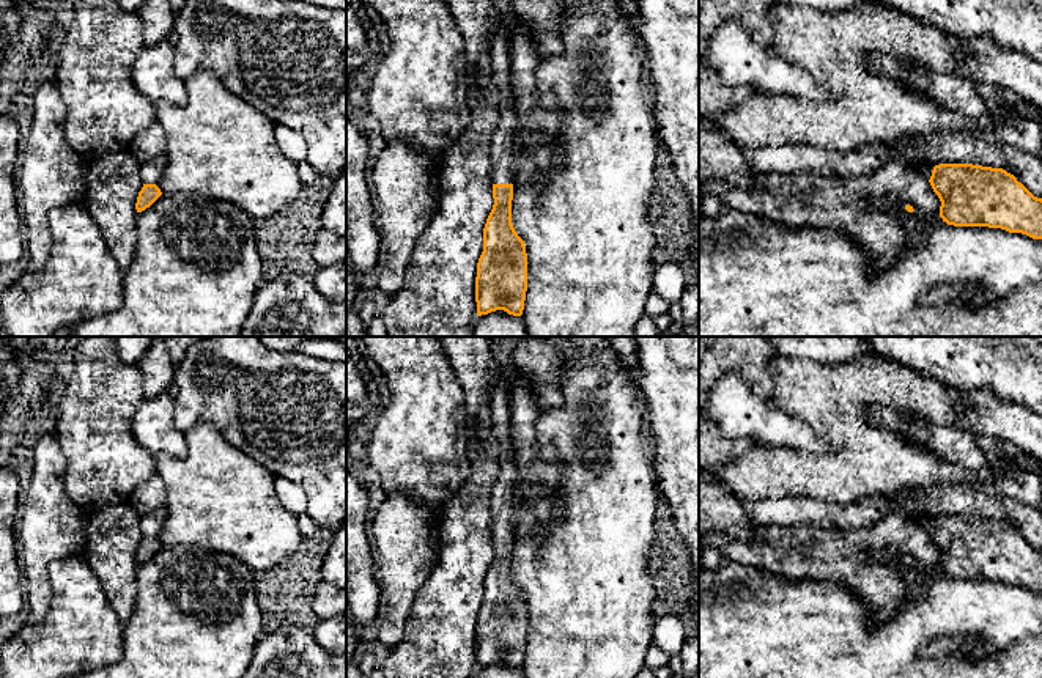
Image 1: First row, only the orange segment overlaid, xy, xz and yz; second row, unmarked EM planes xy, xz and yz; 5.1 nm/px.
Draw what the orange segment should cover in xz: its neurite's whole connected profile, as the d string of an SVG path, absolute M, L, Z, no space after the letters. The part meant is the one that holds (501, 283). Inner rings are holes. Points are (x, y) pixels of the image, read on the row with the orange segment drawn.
M499 16L499 24L490 31L491 44L491 68L494 83L501 94L499 102L499 127L493 137L491 148L491 179L494 205L483 228L483 252L477 263L475 277L475 302L477 315L488 315L496 310L504 310L508 315L521 316L524 310L527 291L527 253L524 241L518 236L512 223L512 200L515 184L516 159L516 129L518 116L515 112L515 94L512 85L512 52L510 22Z

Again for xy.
M165 154L157 156L146 164L140 165L140 176L143 187L139 192L135 209L137 212L150 208L161 195L161 189L157 187L159 179L167 167Z

